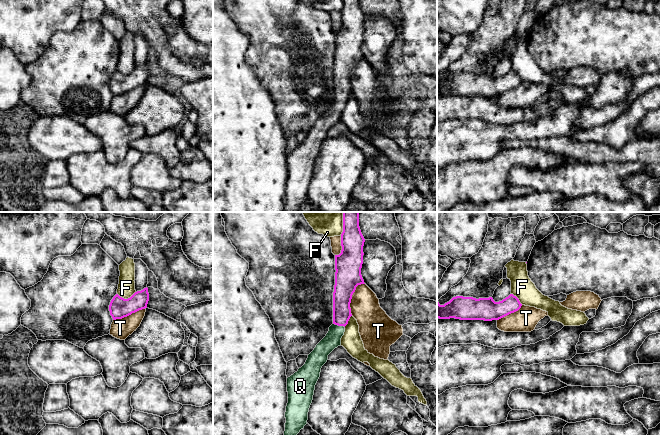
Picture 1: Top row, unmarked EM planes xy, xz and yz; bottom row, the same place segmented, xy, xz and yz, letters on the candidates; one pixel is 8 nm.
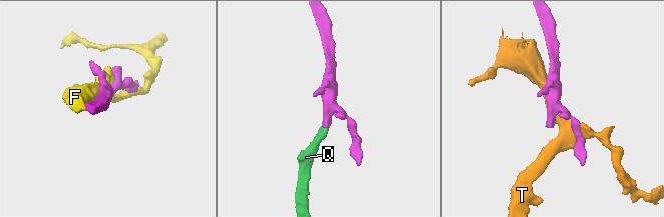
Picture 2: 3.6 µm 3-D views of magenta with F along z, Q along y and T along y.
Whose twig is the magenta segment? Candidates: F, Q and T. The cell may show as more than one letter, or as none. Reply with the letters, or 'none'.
Q

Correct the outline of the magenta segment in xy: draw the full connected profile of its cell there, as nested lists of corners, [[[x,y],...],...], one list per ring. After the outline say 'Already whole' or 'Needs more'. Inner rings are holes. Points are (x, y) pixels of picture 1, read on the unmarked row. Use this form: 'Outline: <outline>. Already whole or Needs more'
Outline: [[[148,64],[135,68],[130,74],[124,75],[116,70],[110,78],[109,87],[113,96],[122,95],[139,86],[147,84],[149,77]]]. Already whole

